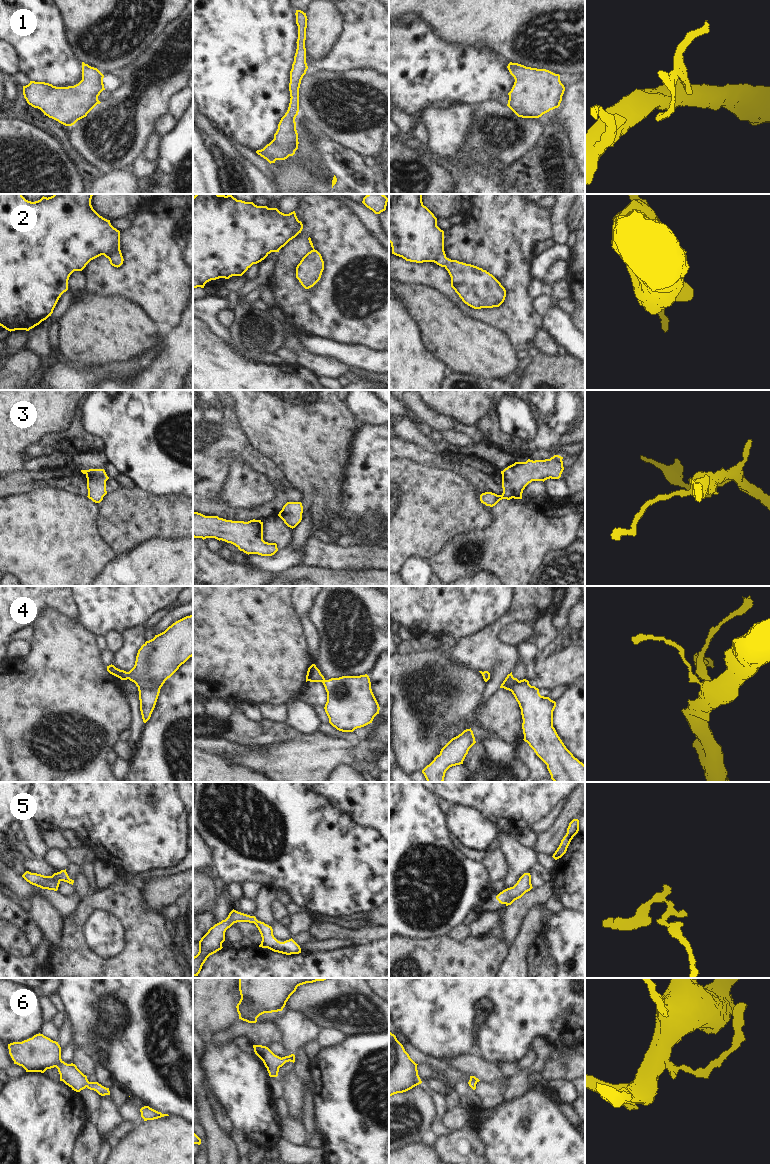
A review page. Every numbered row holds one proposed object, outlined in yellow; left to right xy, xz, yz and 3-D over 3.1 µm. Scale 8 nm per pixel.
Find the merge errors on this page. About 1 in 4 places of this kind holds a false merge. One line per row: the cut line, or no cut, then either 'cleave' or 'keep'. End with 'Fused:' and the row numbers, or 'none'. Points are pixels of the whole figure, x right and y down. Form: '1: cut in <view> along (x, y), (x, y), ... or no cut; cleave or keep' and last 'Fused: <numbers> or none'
1: no cut; keep
2: no cut; keep
3: no cut; keep
4: no cut; keep
5: no cut; keep
6: no cut; keep
Fused: none

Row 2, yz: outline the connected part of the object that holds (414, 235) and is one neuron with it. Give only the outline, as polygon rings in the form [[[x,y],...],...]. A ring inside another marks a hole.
[[[389,194],[389,242],[392,254],[406,261],[434,262],[444,267],[451,277],[451,287],[462,301],[474,309],[499,307],[506,290],[489,272],[477,266],[451,260],[444,251],[444,231],[437,226],[437,218],[423,205],[422,194]]]

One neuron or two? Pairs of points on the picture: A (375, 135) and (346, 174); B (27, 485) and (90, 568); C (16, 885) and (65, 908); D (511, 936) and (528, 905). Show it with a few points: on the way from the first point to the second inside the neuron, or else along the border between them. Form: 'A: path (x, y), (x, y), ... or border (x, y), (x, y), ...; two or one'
A: border (340, 143), (356, 150), (364, 157); two
B: border (38, 486), (26, 493), (10, 496); two
C: path (28, 885), (31, 884), (45, 889), (53, 897); one
D: path (511, 928), (511, 922), (520, 913); one

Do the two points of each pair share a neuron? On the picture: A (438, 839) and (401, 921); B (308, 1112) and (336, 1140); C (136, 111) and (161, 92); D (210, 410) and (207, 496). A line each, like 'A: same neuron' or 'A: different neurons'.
A: same neuron
B: different neurons
C: same neuron
D: same neuron

